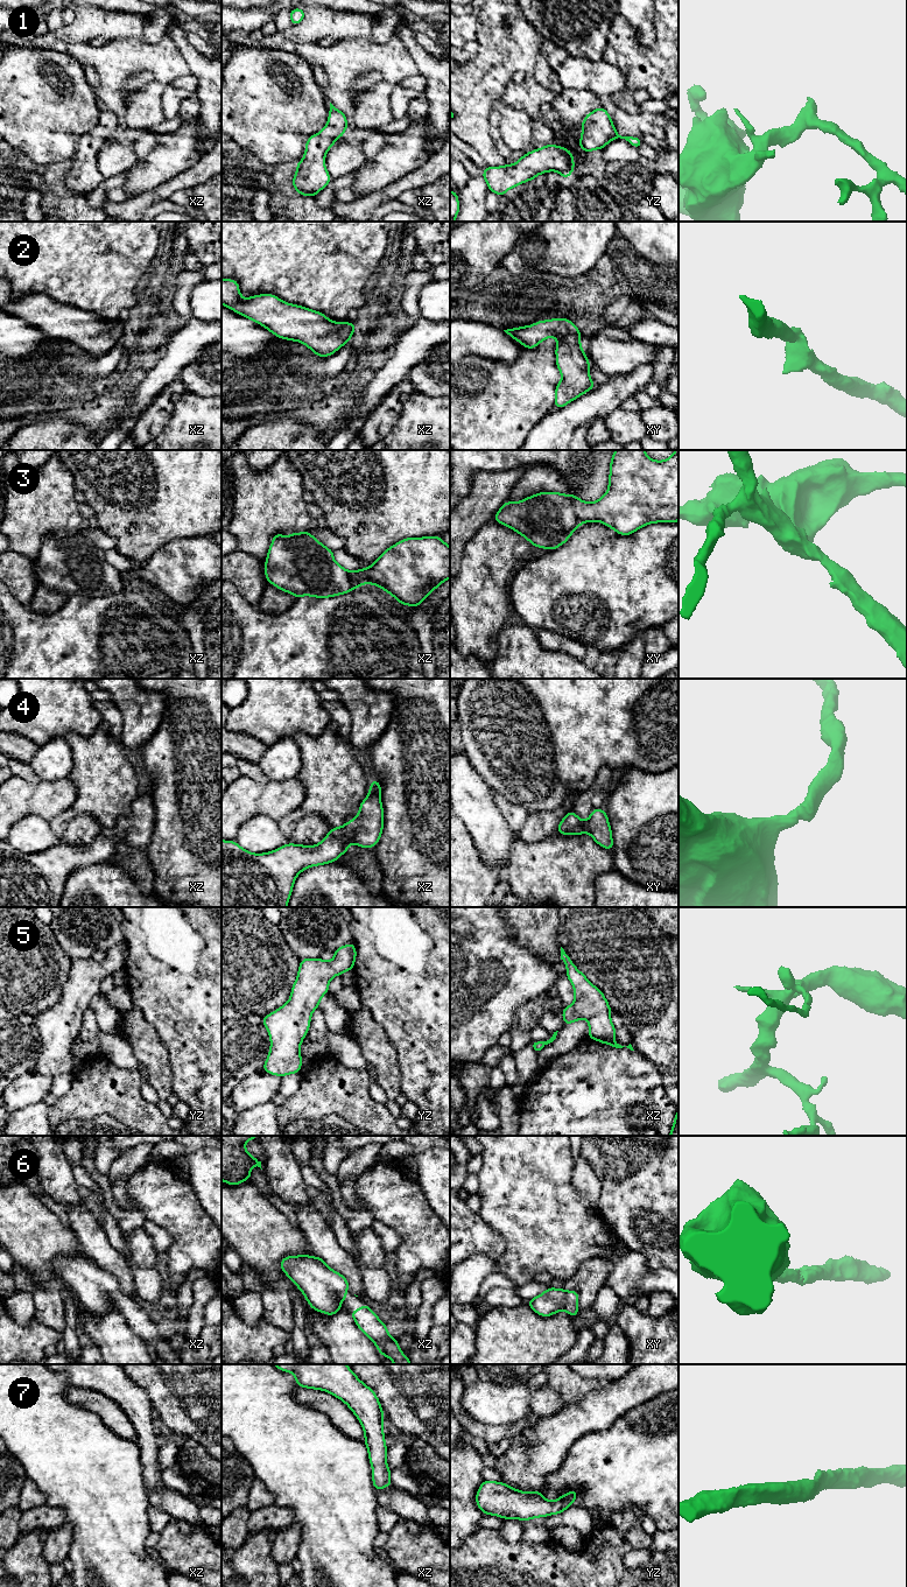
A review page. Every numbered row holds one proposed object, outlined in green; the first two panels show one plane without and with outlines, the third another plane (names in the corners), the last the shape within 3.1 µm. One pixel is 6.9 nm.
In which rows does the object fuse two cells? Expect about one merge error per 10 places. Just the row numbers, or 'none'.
3

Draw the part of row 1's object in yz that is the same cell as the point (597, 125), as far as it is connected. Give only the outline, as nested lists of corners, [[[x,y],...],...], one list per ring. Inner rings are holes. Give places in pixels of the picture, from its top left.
[[[600,106],[585,115],[582,122],[582,136],[578,146],[589,153],[595,149],[603,149],[610,141],[619,138],[625,139],[635,148],[644,145],[639,138],[619,135],[611,115]]]

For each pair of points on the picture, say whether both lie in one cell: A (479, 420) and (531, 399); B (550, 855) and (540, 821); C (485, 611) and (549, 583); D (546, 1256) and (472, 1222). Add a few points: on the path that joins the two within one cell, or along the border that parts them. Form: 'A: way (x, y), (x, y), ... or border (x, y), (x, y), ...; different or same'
A: way (492, 407), (510, 399), (518, 399); same
B: border (556, 830), (535, 842), (524, 842), (518, 836); different
C: border (514, 573), (510, 584), (511, 606); different
D: border (482, 1217), (505, 1241), (505, 1250), (498, 1258); different

